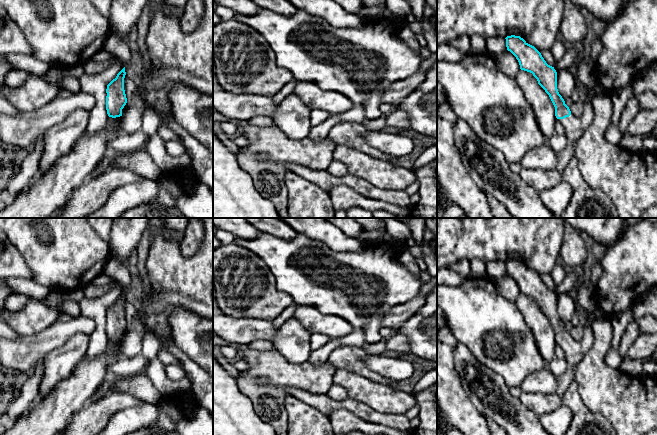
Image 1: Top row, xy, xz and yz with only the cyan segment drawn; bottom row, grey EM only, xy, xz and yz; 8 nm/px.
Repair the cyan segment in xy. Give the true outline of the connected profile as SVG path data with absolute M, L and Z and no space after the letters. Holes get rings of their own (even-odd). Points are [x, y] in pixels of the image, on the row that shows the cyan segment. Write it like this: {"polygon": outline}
{"polygon": "M125 67L117 74L106 89L106 110L109 117L116 118L122 116L122 109L127 103L124 90Z"}

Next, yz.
{"polygon": "M507 36L506 47L518 60L520 69L530 72L537 79L538 84L549 95L554 107L557 120L563 125L567 141L575 145L575 158L578 161L578 168L586 183L594 189L602 191L607 195L616 207L619 218L641 218L642 213L649 207L657 205L657 151L634 153L622 148L619 145L609 143L605 134L612 120L613 106L608 94L597 95L595 93L595 84L597 78L594 65L591 58L583 58L576 64L577 77L581 84L587 90L587 97L583 101L585 111L581 117L574 116L569 107L565 104L564 99L557 89L557 72L554 67L548 65L541 53L532 45L528 44L520 36Z"}

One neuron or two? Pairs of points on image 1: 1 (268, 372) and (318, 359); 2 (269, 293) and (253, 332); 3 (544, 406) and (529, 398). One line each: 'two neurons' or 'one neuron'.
1: two neurons
2: two neurons
3: one neuron

